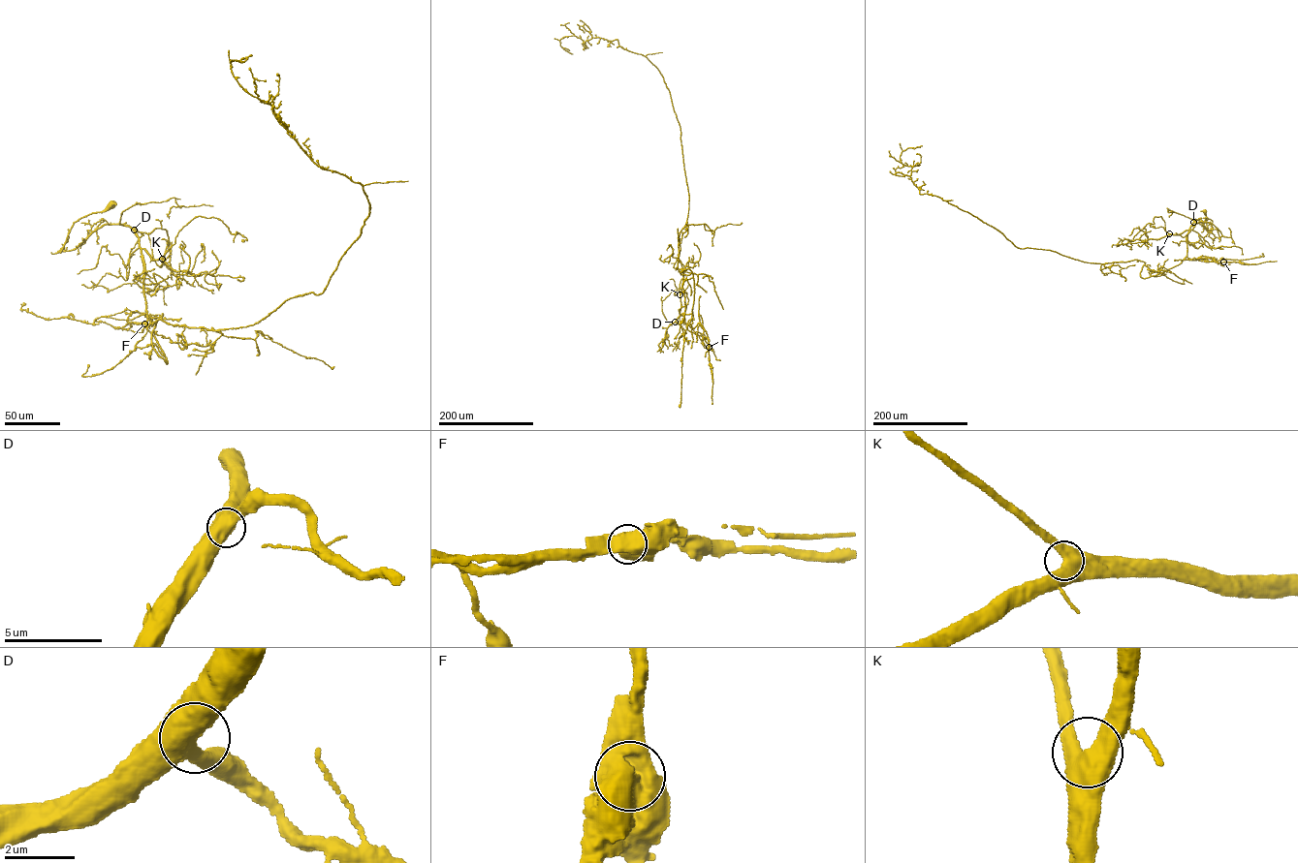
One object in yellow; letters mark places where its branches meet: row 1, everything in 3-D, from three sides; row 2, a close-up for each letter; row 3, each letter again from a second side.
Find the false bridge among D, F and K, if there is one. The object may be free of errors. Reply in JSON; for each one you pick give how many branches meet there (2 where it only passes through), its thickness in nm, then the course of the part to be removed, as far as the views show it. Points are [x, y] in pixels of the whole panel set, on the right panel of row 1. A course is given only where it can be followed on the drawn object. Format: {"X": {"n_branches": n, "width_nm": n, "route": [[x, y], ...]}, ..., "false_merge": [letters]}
{"F": {"n_branches": 2, "width_nm": 900, "route": [[1223, 261], [1200, 259], [1214, 258]]}, "false_merge": ["F"]}

